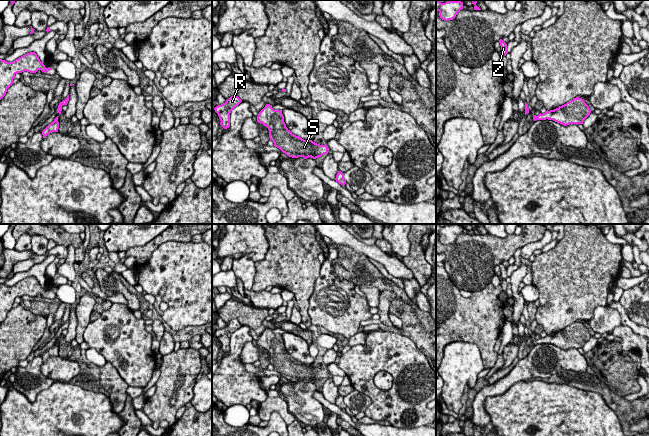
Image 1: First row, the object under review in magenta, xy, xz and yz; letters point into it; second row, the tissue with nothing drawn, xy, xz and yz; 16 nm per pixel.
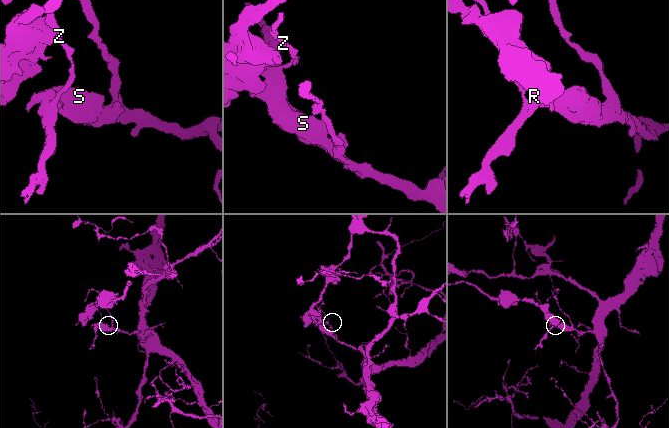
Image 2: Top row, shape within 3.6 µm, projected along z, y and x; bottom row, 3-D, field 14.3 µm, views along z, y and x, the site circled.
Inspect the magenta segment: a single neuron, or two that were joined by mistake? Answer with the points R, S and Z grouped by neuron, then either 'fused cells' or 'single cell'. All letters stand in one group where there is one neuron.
R Z / S | fused cells

